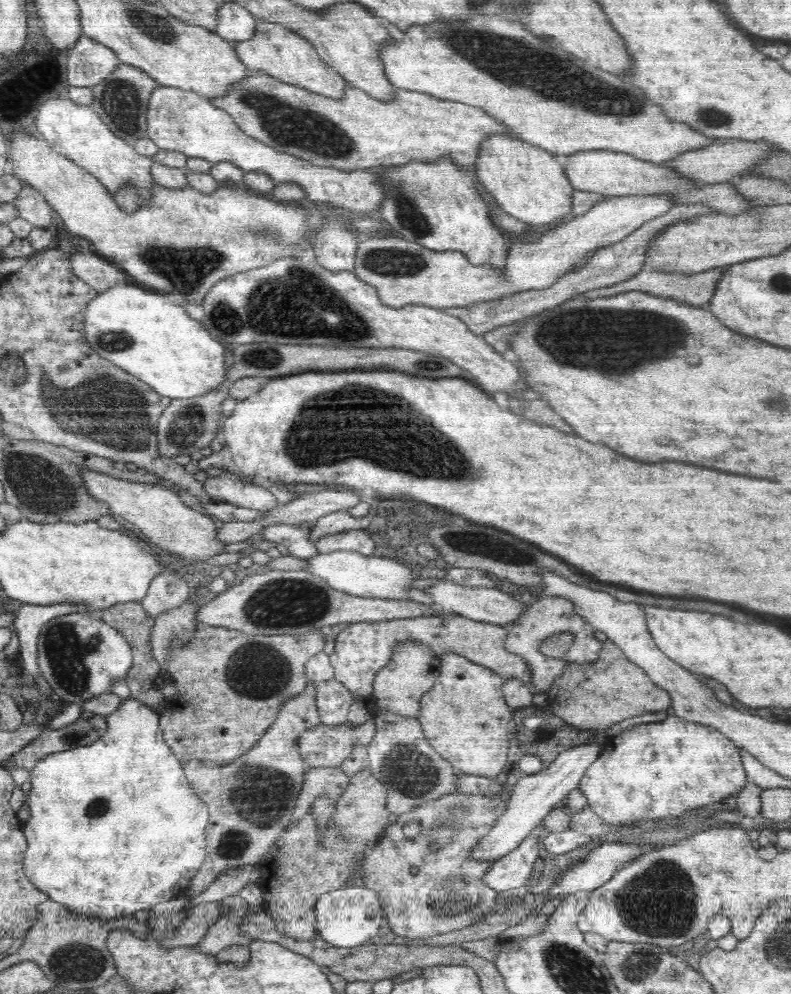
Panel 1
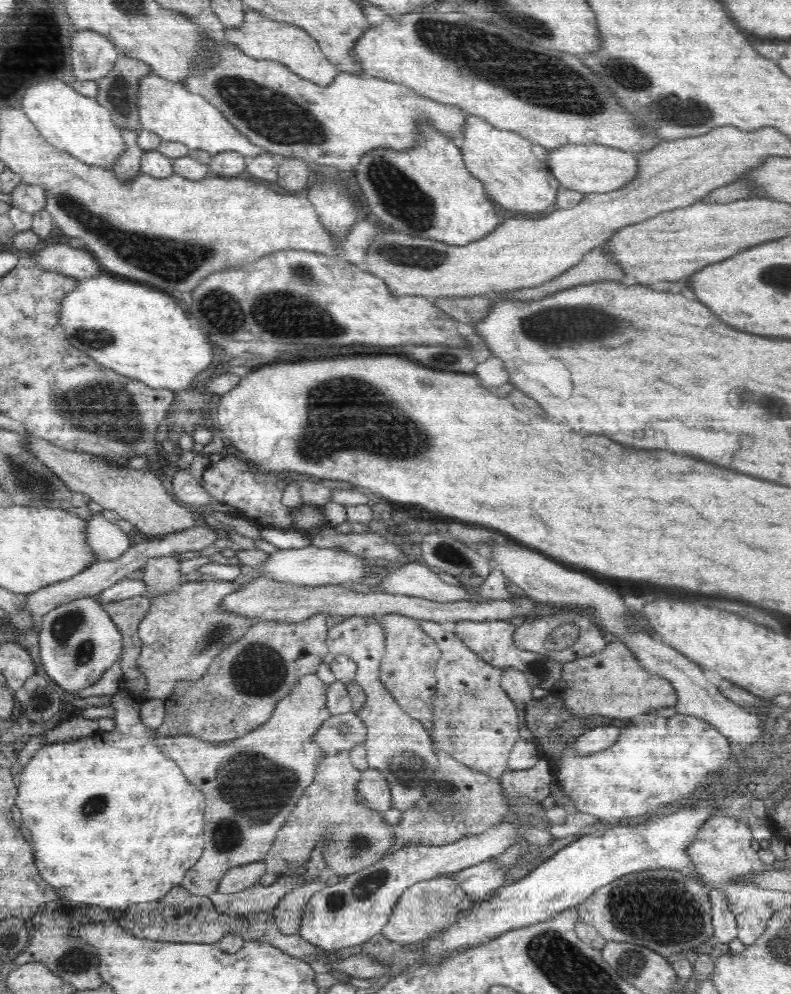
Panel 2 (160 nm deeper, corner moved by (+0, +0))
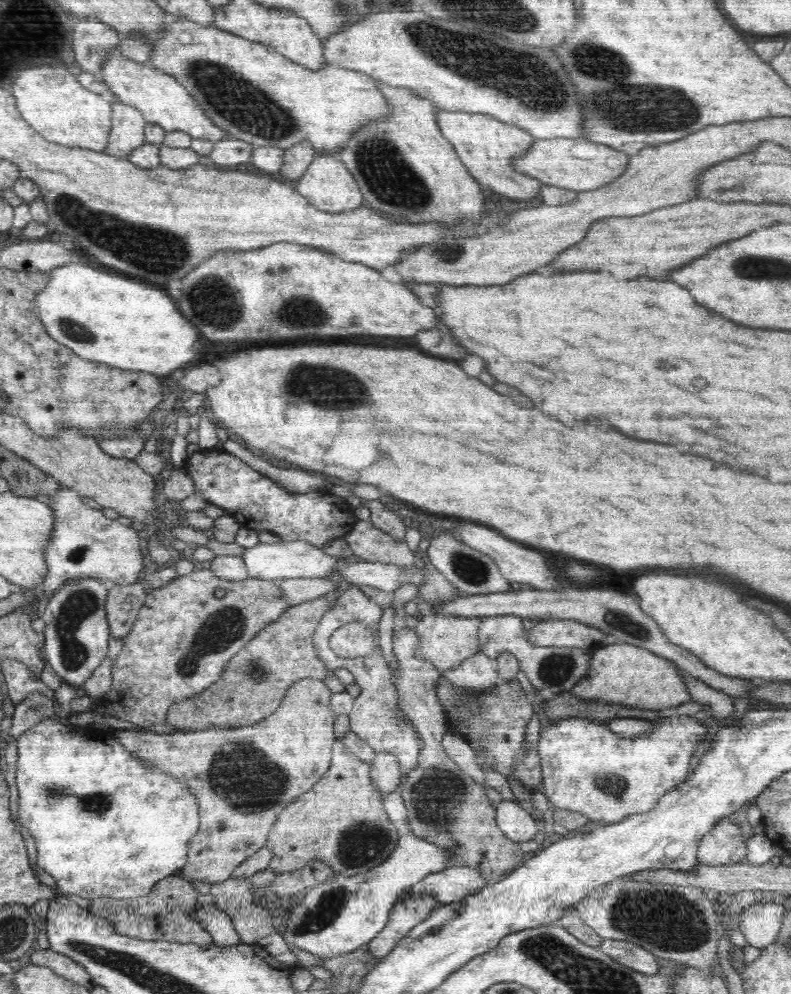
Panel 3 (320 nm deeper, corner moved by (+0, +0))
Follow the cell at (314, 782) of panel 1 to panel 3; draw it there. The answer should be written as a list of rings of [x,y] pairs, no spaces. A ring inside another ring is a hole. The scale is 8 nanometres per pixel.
[[[340,738],[333,742],[331,756],[332,764],[324,777],[298,800],[294,799],[290,806],[283,808],[272,825],[266,845],[272,850],[269,869],[275,873],[287,873],[304,868],[308,862],[316,859],[334,869],[334,872],[350,877],[368,872],[386,862],[396,848],[399,834],[394,828],[394,823],[388,819],[386,809],[383,809],[384,794],[372,785],[371,764],[359,760]]]

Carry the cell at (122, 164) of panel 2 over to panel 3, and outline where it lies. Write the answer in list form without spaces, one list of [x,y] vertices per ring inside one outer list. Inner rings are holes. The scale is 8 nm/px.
[[[120,99],[111,103],[111,119],[112,126],[104,152],[128,160],[130,151],[145,143],[144,128],[147,122],[140,110]]]

